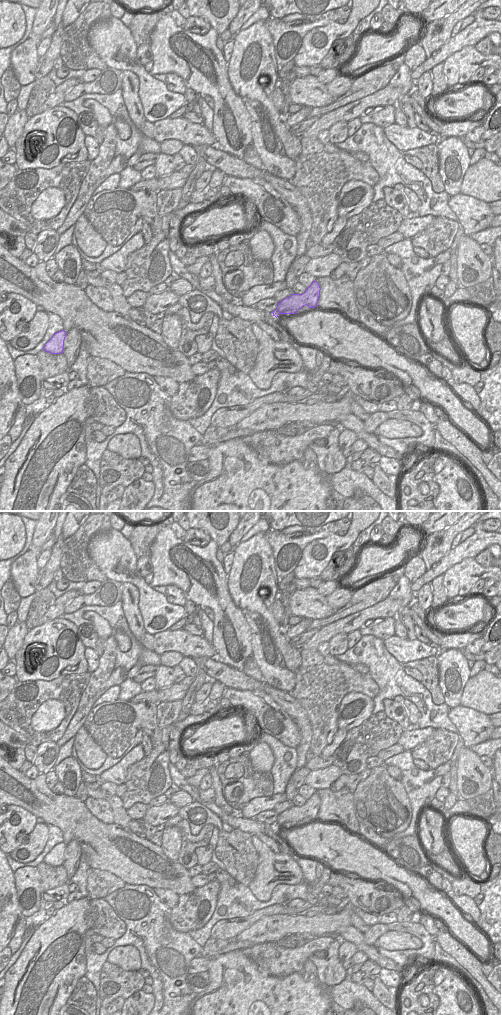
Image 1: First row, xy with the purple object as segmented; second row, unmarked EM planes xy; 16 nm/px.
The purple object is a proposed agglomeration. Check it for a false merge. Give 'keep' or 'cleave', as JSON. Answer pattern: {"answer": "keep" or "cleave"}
{"answer": "keep"}

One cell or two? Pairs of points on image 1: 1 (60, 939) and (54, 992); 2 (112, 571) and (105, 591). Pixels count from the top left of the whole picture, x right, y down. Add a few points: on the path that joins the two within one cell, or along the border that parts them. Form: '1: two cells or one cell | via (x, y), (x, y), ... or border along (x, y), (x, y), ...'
1: one cell | via (56, 952), (54, 957), (54, 979)
2: two cells | border along (108, 578), (120, 583)

